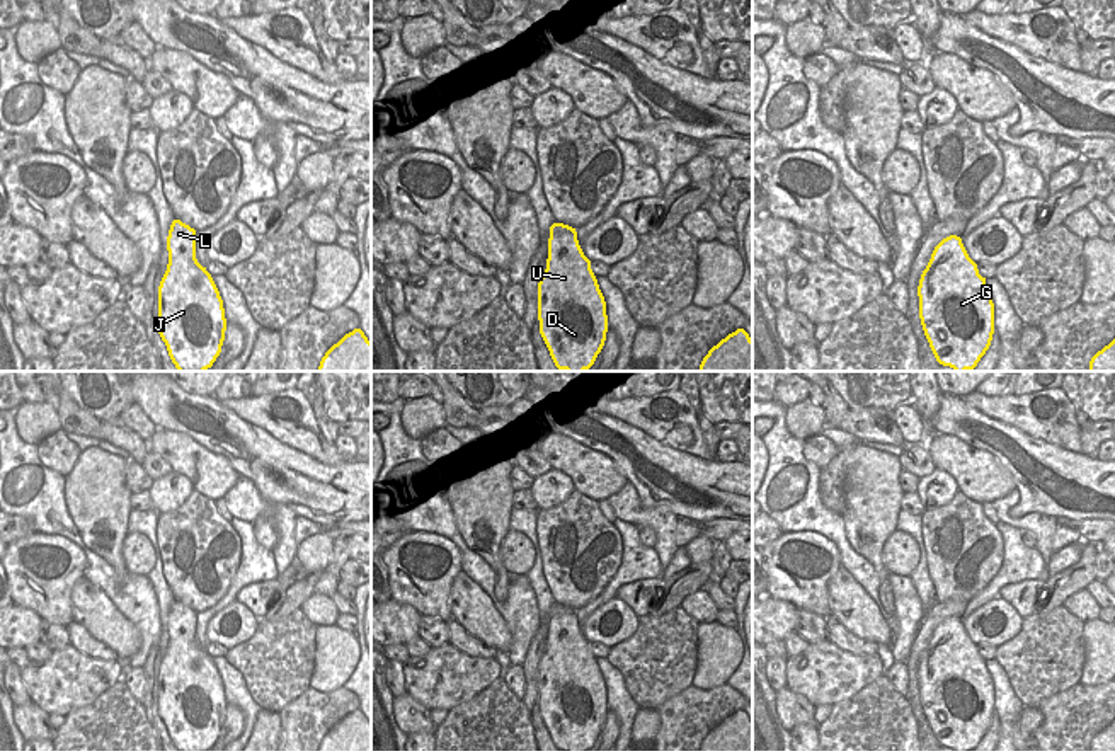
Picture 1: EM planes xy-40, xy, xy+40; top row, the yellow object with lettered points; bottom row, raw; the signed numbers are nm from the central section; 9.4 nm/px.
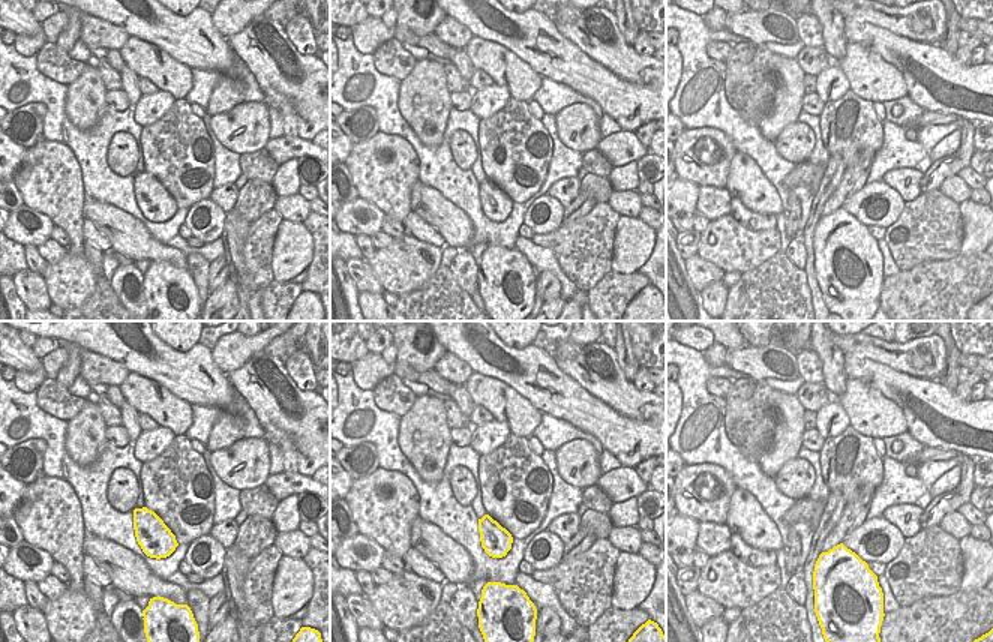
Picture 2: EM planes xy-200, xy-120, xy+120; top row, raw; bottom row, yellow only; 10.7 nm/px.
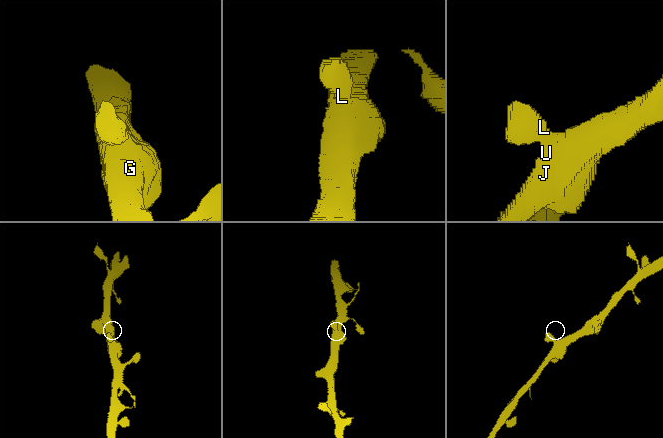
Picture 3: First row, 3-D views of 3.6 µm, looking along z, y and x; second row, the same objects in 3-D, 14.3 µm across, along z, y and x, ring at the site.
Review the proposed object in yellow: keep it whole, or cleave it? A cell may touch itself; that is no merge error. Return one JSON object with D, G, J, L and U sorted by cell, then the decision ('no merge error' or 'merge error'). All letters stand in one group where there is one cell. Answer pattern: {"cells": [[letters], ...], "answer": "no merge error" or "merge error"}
{"cells": [["D", "G", "J", "L", "U"]], "answer": "no merge error"}

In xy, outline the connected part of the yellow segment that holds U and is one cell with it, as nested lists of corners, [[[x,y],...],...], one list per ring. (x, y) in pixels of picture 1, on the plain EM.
[[[553,605],[546,651],[538,664],[540,715],[558,751],[589,751],[601,734],[608,697],[575,610]]]

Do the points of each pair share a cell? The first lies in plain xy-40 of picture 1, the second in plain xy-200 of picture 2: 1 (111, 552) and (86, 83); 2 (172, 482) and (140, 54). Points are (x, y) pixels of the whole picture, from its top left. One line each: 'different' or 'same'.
1: same
2: different

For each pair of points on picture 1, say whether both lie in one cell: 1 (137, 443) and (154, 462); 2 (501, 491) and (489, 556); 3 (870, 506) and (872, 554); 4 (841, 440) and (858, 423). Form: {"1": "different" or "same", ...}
{"1": "different", "2": "same", "3": "same", "4": "different"}

